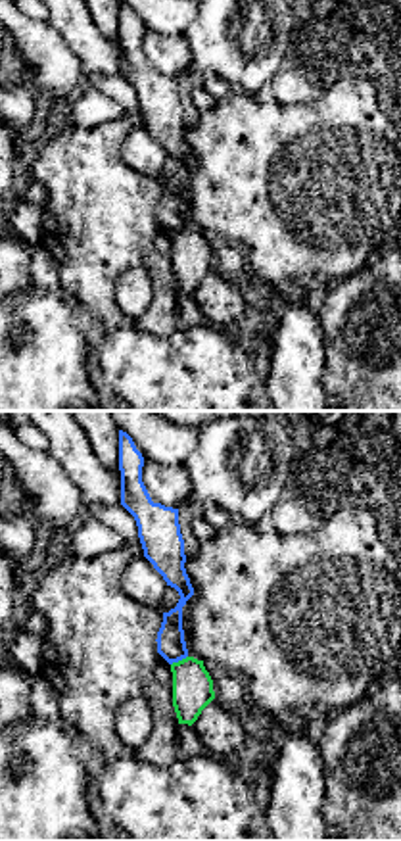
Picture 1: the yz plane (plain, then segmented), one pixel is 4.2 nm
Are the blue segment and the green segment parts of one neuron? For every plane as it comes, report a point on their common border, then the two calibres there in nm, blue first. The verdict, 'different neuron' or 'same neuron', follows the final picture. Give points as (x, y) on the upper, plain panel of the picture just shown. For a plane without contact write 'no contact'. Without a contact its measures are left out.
(179, 229) | 120/180 nm

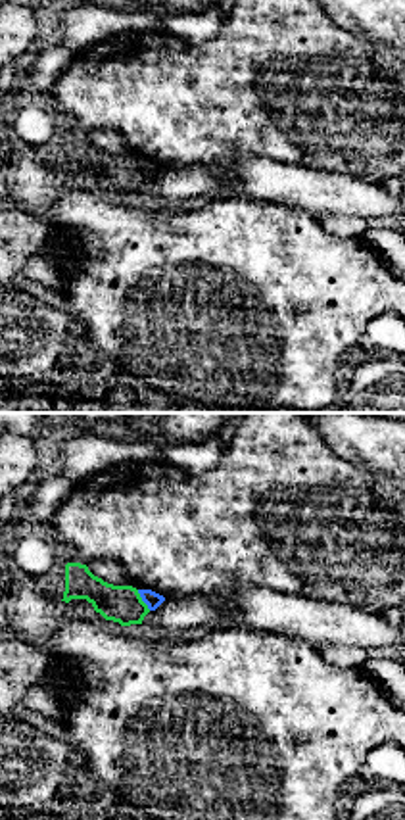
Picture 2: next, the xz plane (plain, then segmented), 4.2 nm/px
(142, 169) | 70/160 nm

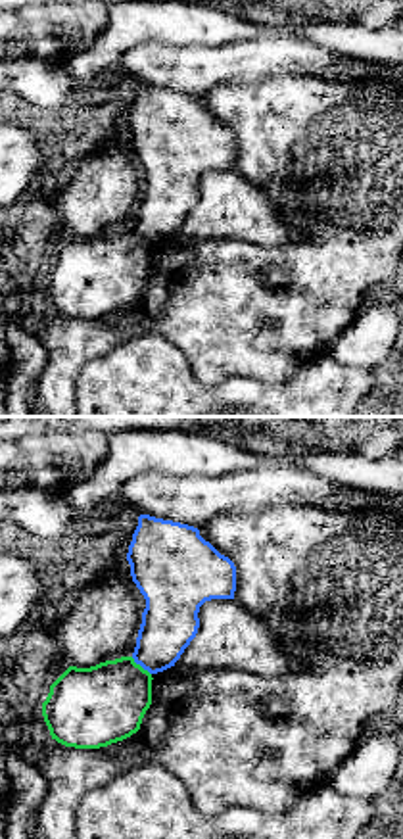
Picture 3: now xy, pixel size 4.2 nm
(141, 235) | 240/340 nm

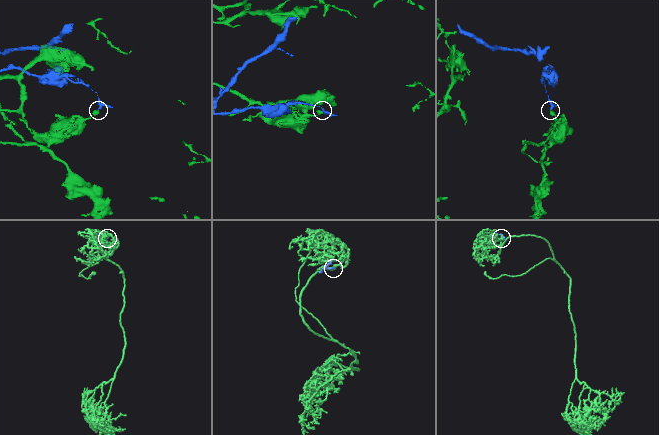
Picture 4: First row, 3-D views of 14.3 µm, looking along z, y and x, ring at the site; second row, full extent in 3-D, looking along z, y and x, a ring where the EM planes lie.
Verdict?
different neuron

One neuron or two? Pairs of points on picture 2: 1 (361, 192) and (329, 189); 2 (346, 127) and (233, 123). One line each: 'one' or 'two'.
1: one
2: one

